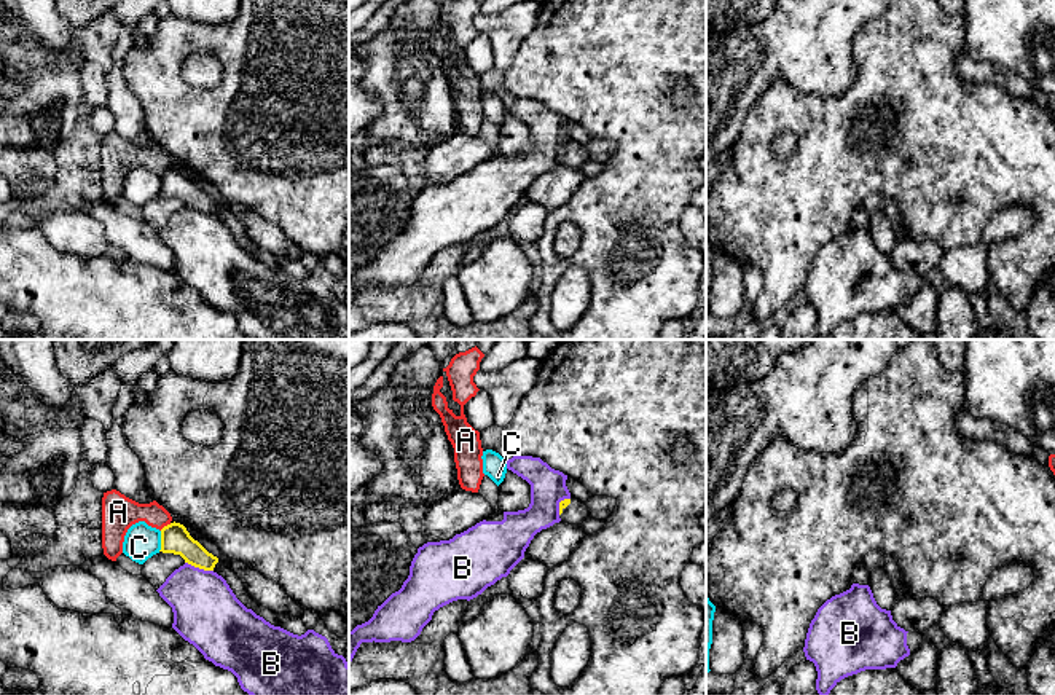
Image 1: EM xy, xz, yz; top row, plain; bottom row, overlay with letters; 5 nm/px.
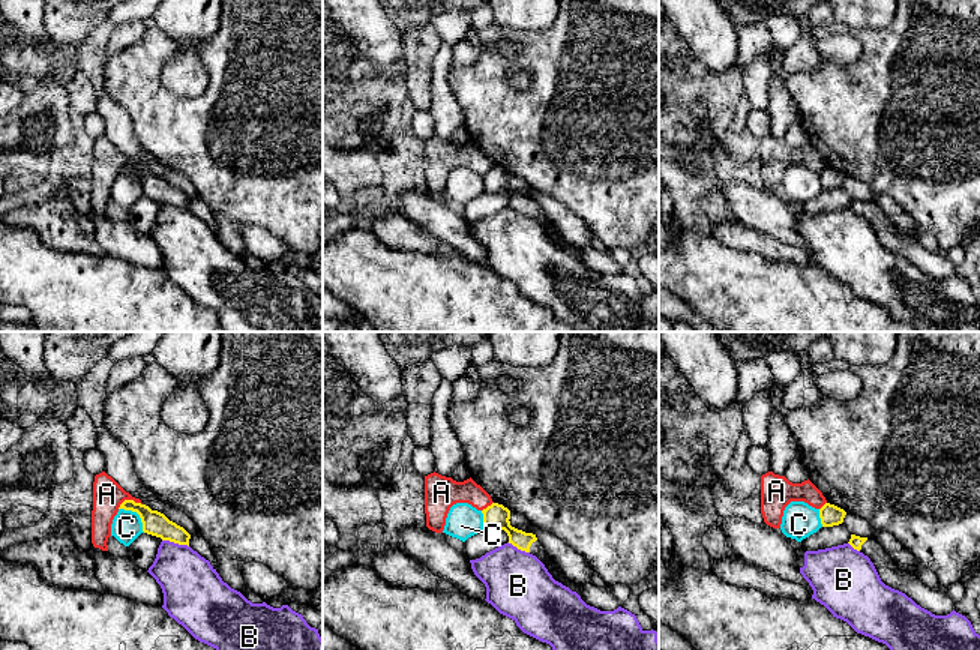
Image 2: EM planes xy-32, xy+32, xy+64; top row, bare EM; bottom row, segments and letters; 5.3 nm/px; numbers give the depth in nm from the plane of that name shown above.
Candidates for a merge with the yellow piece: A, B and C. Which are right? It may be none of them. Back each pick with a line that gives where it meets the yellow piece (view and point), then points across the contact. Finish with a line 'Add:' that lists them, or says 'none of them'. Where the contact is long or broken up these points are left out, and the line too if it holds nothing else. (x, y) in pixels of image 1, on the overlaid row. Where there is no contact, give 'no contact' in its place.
Add: none of them

